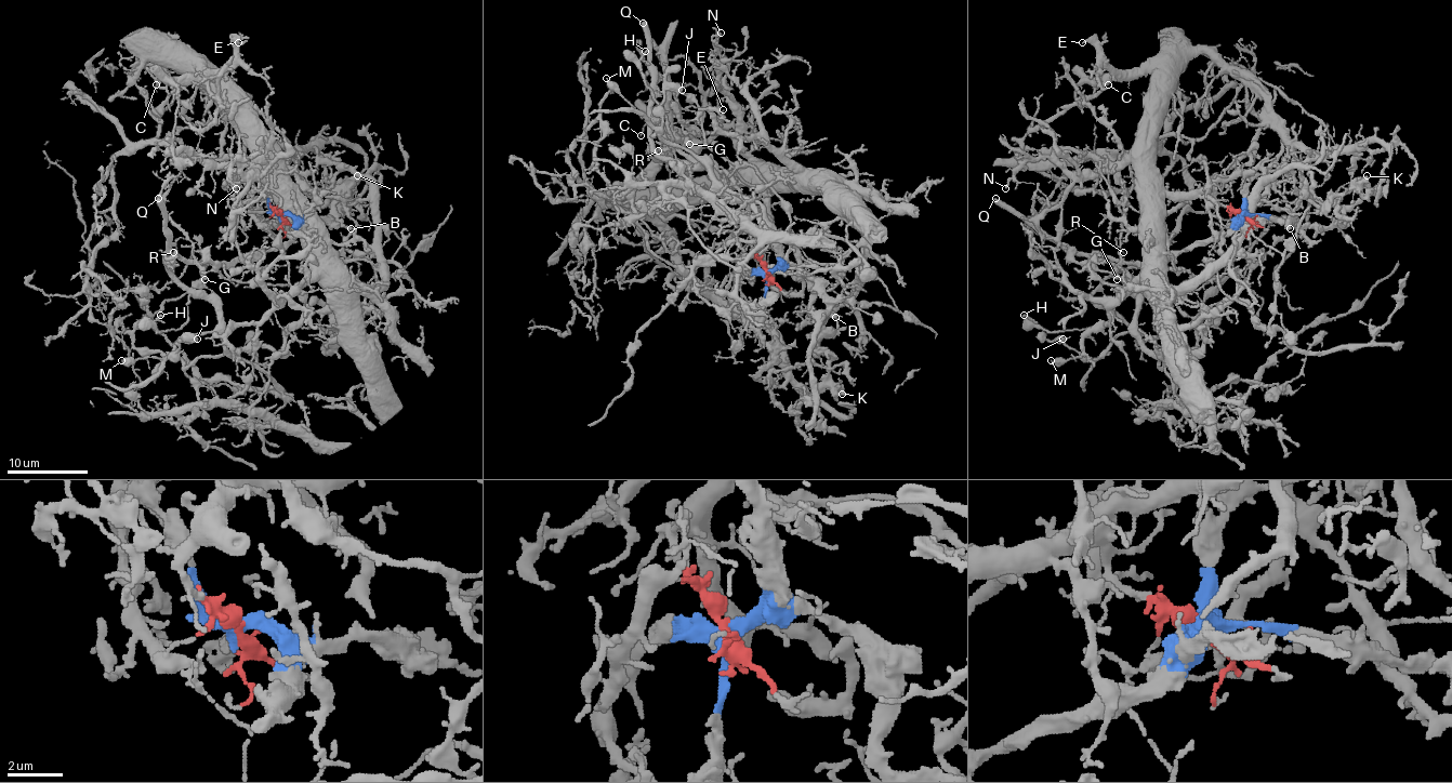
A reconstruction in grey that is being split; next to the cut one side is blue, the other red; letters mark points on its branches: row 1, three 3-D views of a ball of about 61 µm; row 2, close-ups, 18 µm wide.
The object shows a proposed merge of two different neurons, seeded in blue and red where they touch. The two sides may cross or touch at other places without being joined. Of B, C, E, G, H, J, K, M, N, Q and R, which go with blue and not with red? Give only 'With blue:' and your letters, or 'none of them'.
With blue: B, G, H, J, K, M, Q, R

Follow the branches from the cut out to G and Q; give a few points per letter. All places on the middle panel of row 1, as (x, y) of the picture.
G: (767, 273), (777, 265), (776, 233), (735, 200), (711, 170), (695, 163), (682, 151), (690, 143)
Q: (767, 273), (777, 265), (774, 230), (735, 200), (711, 170), (692, 163), (654, 117), (650, 30), (642, 22)

